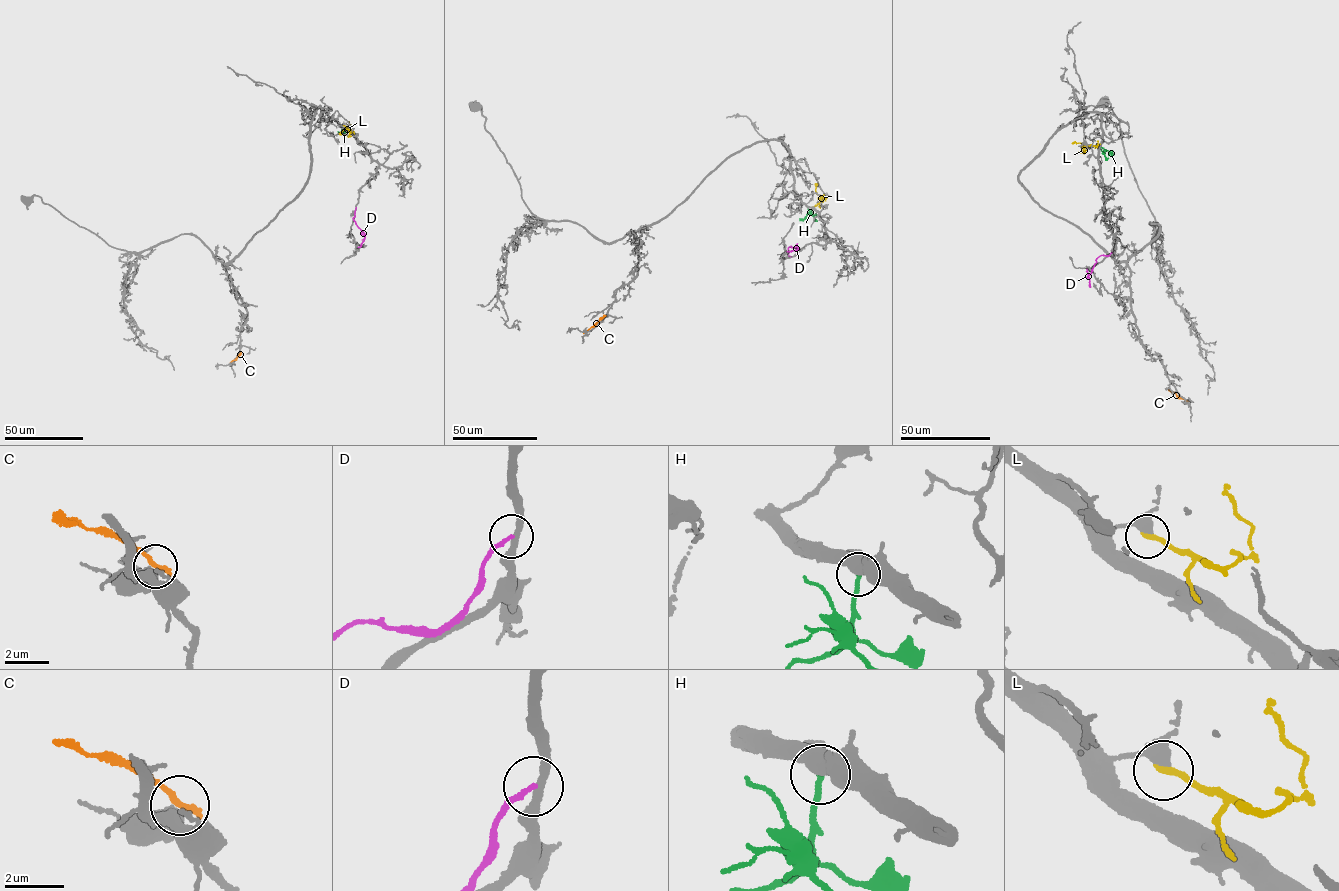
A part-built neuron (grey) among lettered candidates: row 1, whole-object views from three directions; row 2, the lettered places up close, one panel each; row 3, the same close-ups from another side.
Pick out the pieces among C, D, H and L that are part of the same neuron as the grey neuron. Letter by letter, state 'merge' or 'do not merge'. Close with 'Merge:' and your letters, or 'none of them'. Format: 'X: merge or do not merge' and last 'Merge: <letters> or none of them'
C: do not merge
D: do not merge
H: merge
L: do not merge
Merge: H

